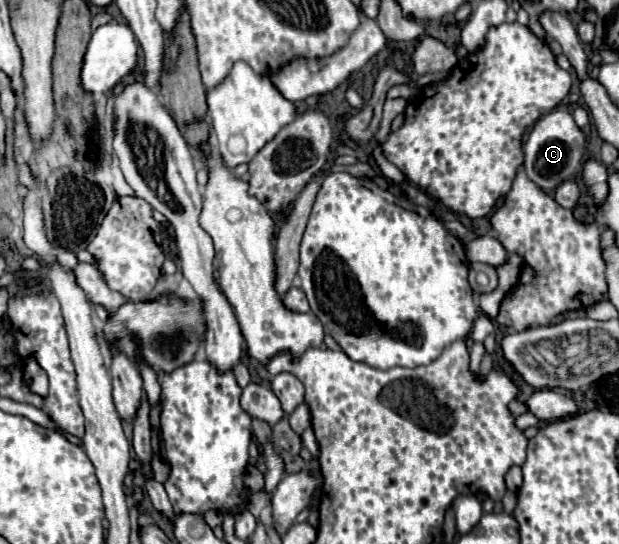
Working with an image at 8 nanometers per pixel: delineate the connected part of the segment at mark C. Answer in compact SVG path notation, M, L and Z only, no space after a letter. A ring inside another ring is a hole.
M556 108L544 114L534 124L524 144L524 170L528 178L534 184L538 184L542 190L554 190L558 184L572 178L580 170L582 156L584 156L584 144L586 144L586 136L576 126L572 114L566 108Z

